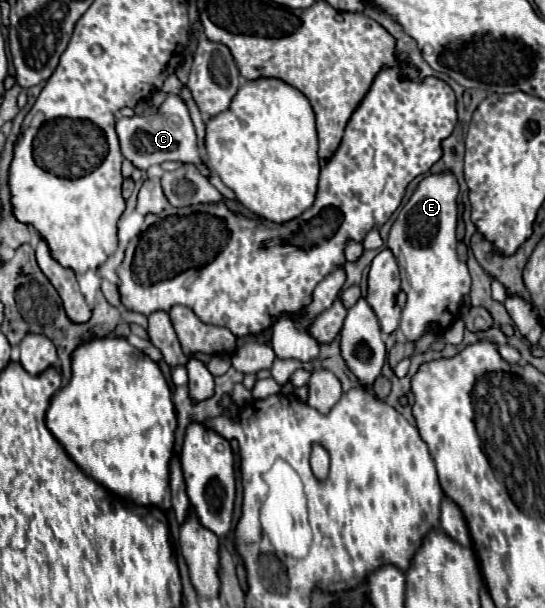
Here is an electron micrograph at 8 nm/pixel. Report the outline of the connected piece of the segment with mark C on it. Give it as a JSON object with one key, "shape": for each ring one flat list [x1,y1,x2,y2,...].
{"shape":[[168,95,156,115,150,115,150,117,134,115,134,117,116,119,116,133,120,139,122,155,130,159,138,169,146,171,148,167,160,165,162,161,182,161,182,163,196,165,200,173,210,177,210,169,200,159,202,155,196,145,196,133,194,133,188,107,180,95]]}

